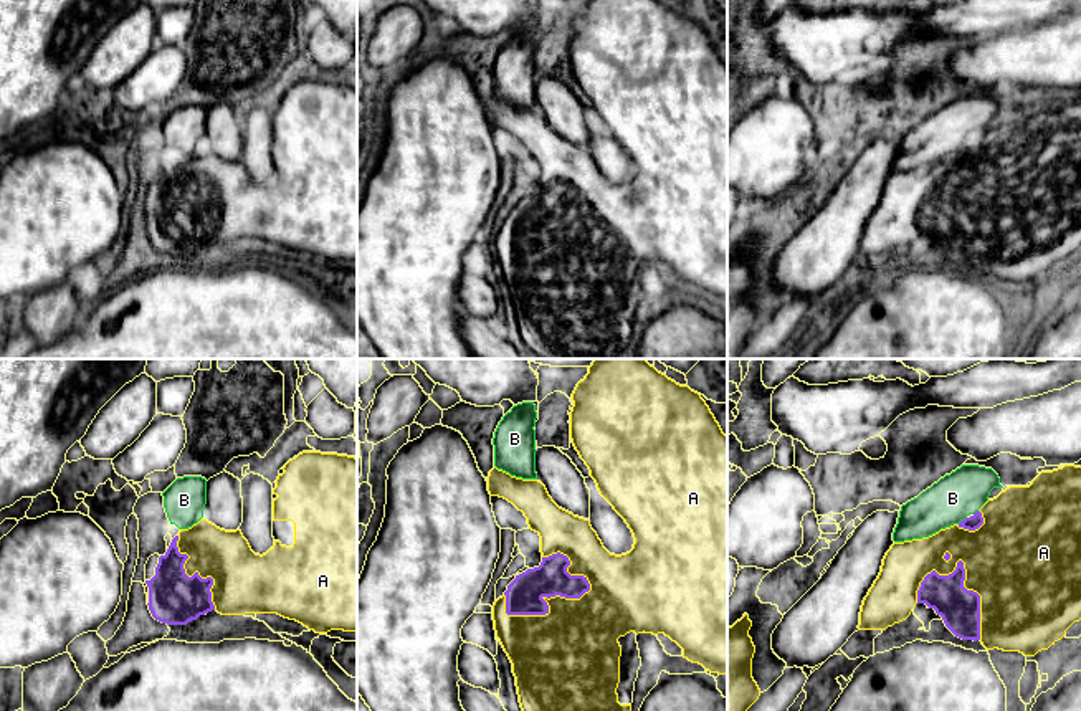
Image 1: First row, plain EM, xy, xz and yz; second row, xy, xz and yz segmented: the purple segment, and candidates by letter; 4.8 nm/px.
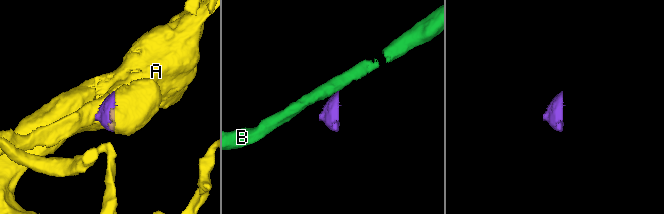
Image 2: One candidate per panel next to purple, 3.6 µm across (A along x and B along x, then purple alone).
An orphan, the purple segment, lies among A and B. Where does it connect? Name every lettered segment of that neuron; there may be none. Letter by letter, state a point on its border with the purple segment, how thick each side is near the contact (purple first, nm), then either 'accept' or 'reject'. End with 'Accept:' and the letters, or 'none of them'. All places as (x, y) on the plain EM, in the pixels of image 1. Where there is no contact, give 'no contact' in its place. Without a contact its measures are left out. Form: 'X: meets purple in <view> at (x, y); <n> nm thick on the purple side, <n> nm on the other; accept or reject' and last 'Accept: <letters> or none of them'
A: meets purple in xz at (546, 233); 180 nm thick on the purple side, 420 nm on the other; accept
B: meets purple in yz at (961, 151); 70 nm thick on the purple side, 220 nm on the other; reject
Accept: A

